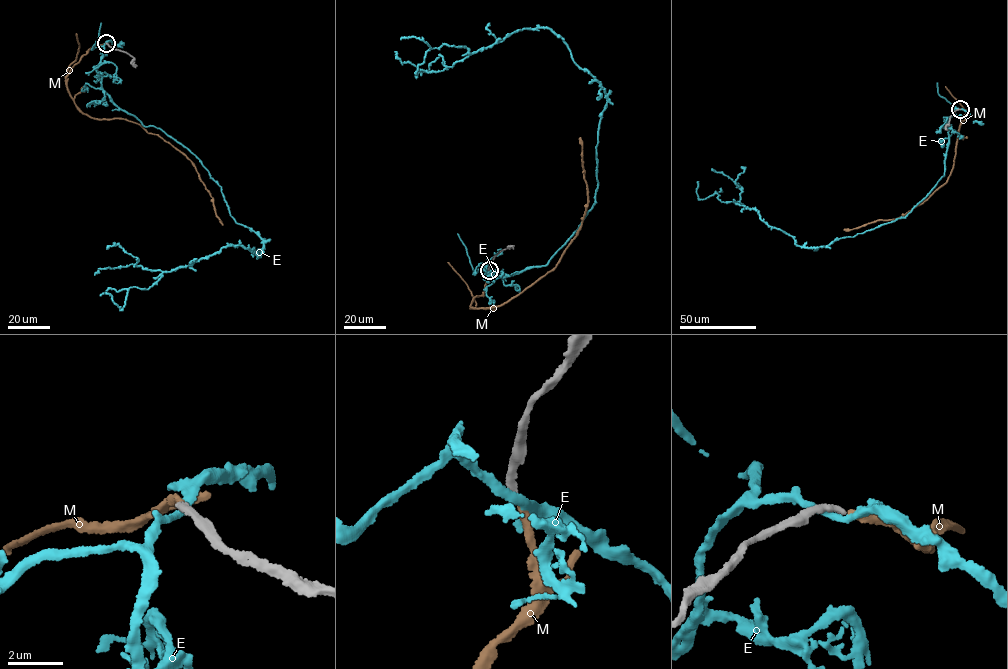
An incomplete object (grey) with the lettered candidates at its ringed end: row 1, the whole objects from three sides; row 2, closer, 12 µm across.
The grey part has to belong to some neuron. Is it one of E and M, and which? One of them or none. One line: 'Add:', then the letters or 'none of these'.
Add: M

